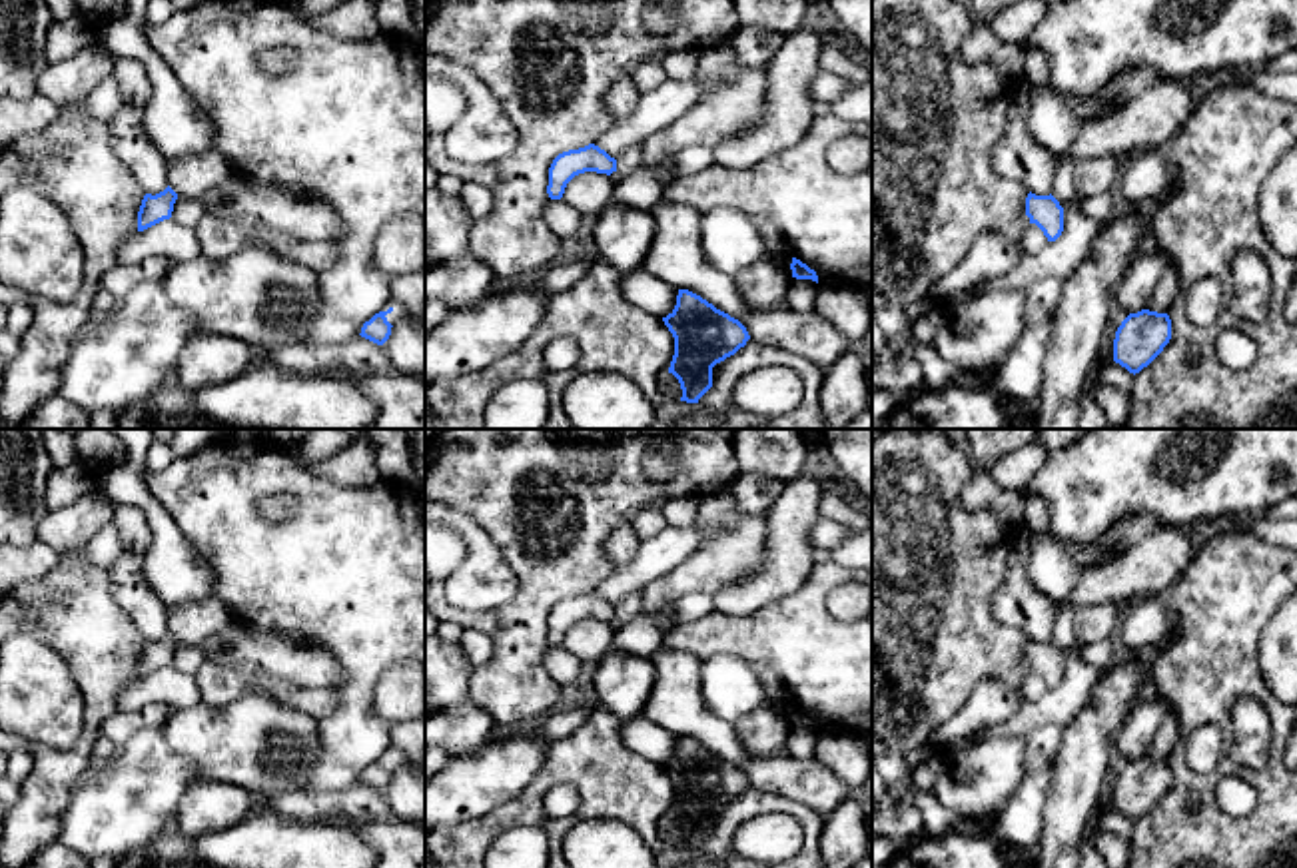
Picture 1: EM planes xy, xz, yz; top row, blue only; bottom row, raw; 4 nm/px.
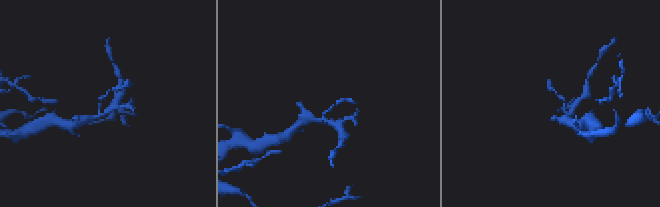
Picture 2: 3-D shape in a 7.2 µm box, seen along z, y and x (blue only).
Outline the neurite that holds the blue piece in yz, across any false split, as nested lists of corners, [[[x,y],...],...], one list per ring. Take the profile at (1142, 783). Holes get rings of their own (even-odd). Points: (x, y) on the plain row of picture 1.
[[[1149,756],[1129,760],[1115,778],[1113,808],[1135,822],[1163,798],[1169,786],[1171,766],[1167,760]]]

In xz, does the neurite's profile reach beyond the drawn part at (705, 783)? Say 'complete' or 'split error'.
complete

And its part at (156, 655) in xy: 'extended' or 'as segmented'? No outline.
as segmented

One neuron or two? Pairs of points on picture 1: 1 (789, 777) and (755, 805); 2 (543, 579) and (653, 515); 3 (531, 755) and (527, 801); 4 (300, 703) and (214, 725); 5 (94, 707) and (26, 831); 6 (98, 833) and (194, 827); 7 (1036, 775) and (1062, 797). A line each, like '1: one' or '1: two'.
1: two
2: two
3: two
4: two
5: one
6: two
7: two

